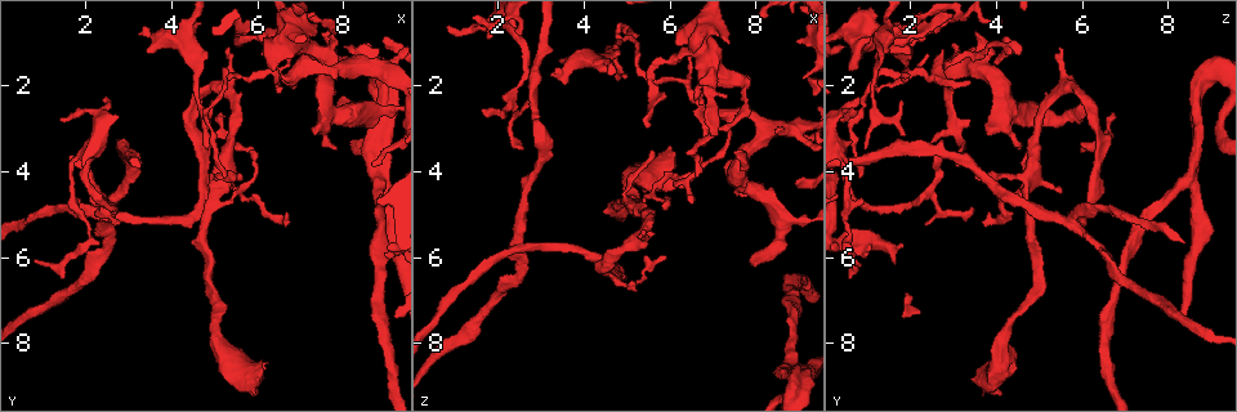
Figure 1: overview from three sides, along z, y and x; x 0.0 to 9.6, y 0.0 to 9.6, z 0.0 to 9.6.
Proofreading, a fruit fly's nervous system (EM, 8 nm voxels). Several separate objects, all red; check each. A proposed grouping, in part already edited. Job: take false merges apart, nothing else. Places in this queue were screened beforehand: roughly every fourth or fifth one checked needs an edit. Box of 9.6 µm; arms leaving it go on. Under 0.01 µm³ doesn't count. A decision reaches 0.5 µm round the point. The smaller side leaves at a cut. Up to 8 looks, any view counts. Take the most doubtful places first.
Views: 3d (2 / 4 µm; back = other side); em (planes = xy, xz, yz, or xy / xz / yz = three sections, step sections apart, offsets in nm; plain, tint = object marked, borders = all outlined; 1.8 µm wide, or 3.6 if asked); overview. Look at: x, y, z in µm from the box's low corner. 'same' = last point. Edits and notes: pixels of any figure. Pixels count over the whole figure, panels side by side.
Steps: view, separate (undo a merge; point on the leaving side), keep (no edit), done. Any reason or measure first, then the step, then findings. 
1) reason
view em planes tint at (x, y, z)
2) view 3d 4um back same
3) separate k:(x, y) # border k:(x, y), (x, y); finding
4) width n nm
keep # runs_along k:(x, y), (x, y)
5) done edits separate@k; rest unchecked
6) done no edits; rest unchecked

view em xz step 4 tint at (2.50, 5.15, 5.65)

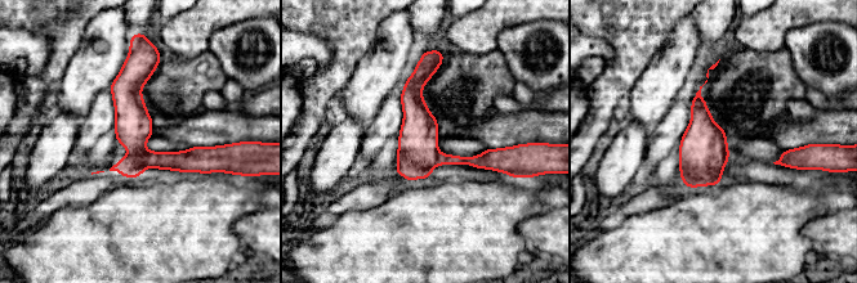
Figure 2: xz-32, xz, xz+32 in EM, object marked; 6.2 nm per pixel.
view em planes tint same

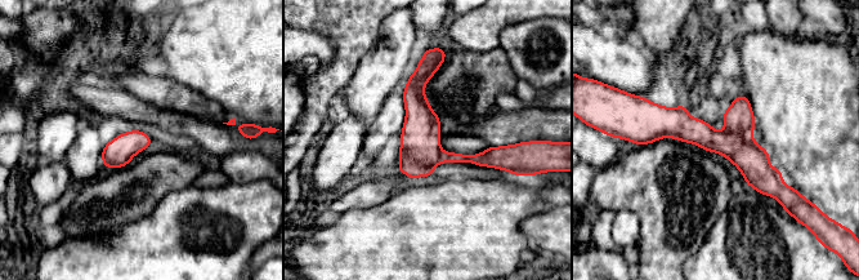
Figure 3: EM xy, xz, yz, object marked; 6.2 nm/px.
width 180 nm
separate 3:(747, 155) # part_leaving 3:(639, 133), (696, 130), (778, 185); two neurons meet here

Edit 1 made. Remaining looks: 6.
view overview

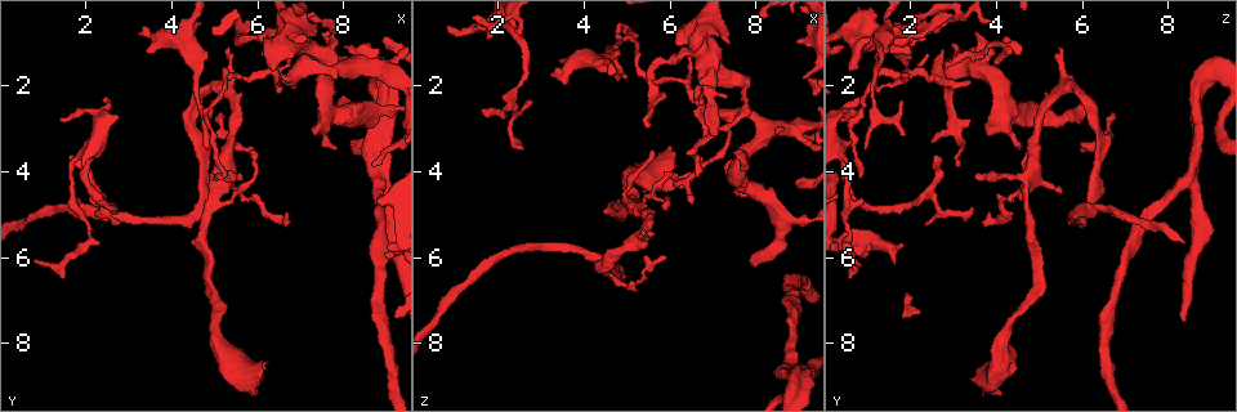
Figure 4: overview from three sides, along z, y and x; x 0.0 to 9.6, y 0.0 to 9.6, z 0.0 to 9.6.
four or more arms meet
view 3d 2um at (4.95, 4.70, 4.70)

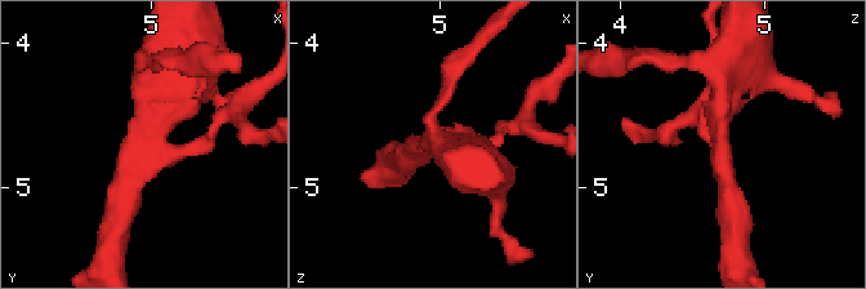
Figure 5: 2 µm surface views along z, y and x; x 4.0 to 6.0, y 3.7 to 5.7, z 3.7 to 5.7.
shape alone is not enough
view em xy step 8 tint at (4.96, 4.72, 4.68)

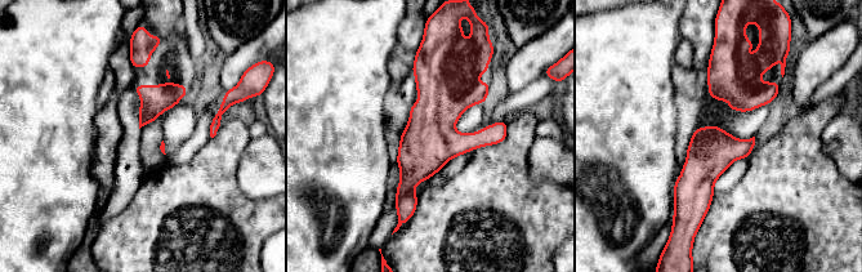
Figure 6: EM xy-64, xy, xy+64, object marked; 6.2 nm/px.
arms 4
keep # continuous, no second neuron

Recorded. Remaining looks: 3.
touches itself
view em yz step 4 borders at (8.85, 4.15, 8.55)

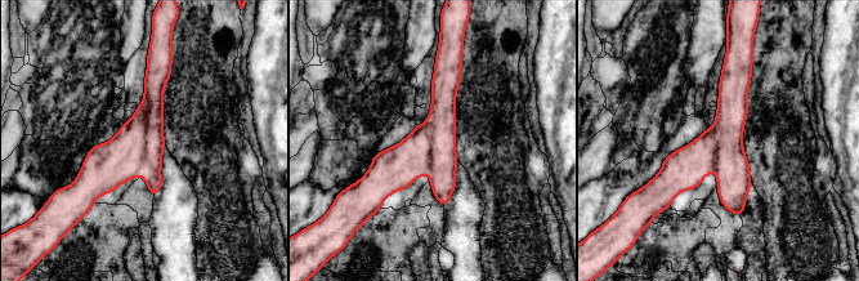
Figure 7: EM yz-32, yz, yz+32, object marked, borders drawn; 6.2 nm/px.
keep # one neuron here

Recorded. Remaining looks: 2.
done edits separate@3; rest unchecked

